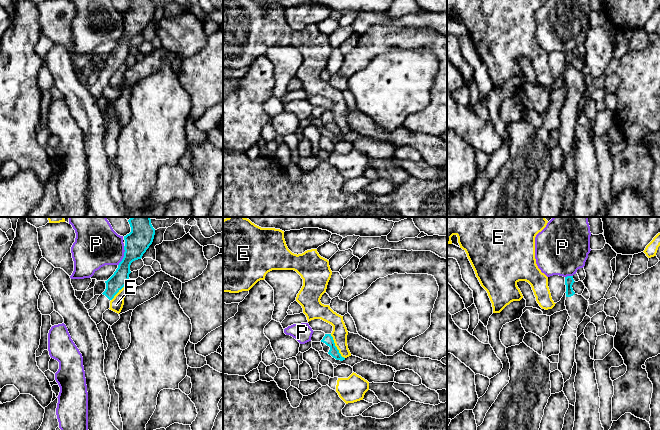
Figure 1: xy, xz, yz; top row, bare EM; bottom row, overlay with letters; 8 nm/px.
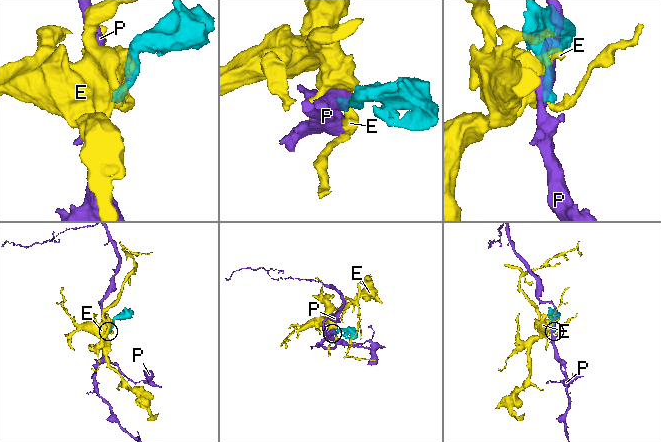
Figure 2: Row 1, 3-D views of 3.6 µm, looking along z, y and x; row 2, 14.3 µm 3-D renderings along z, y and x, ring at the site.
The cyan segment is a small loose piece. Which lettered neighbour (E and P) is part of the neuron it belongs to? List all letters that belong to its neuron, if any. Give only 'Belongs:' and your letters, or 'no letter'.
Belongs: no letter

